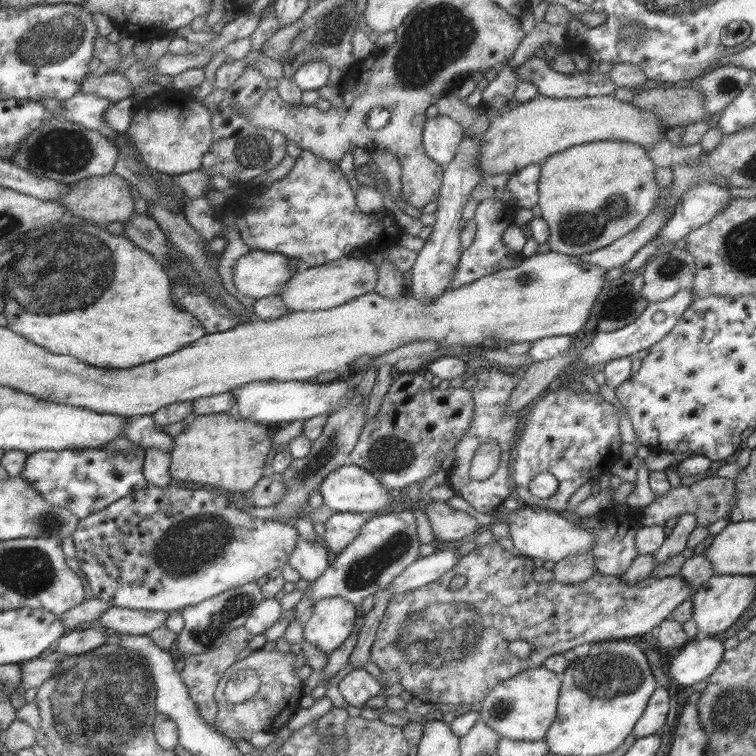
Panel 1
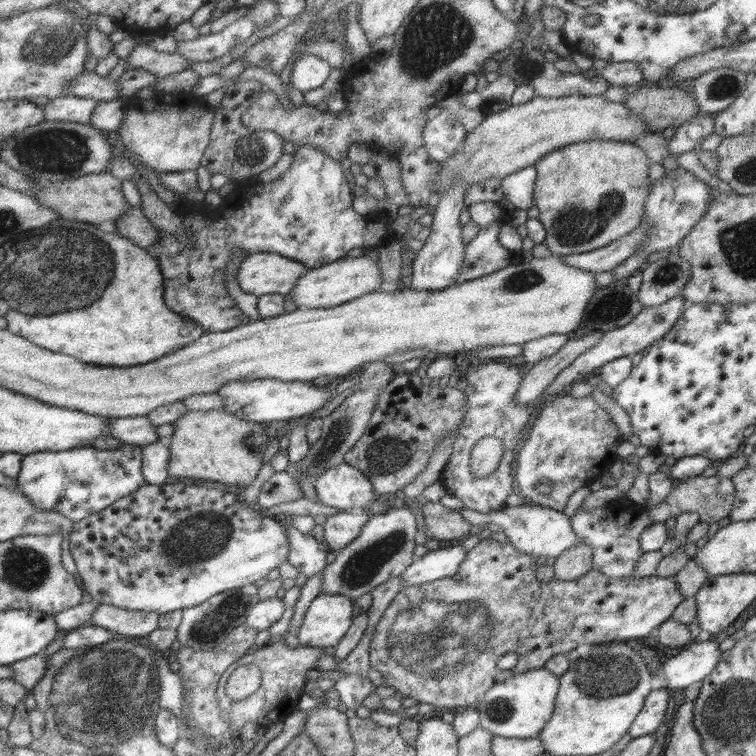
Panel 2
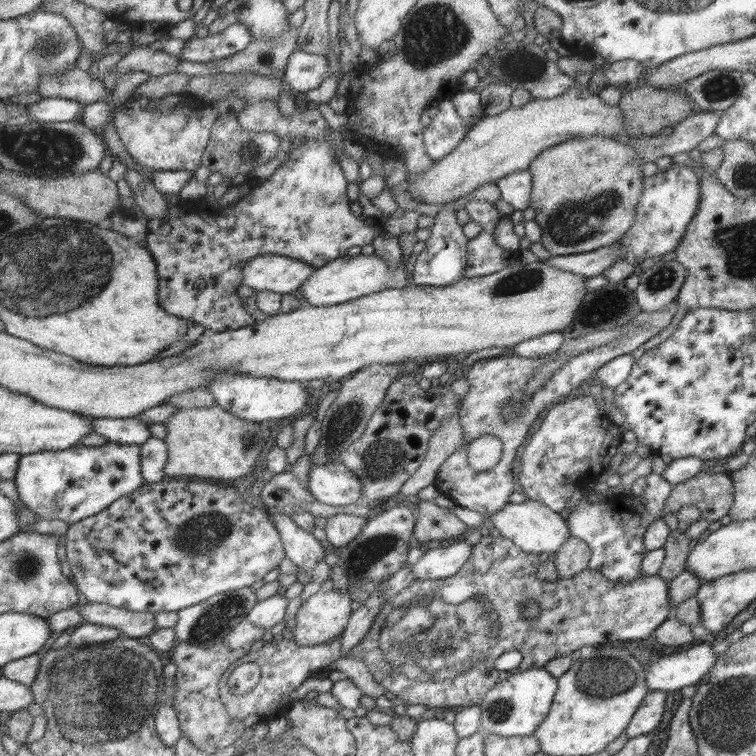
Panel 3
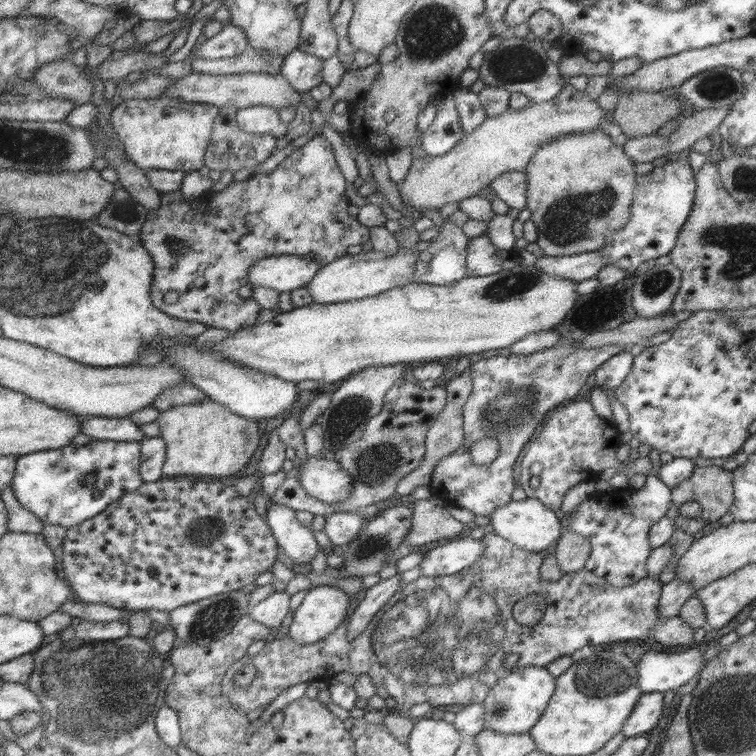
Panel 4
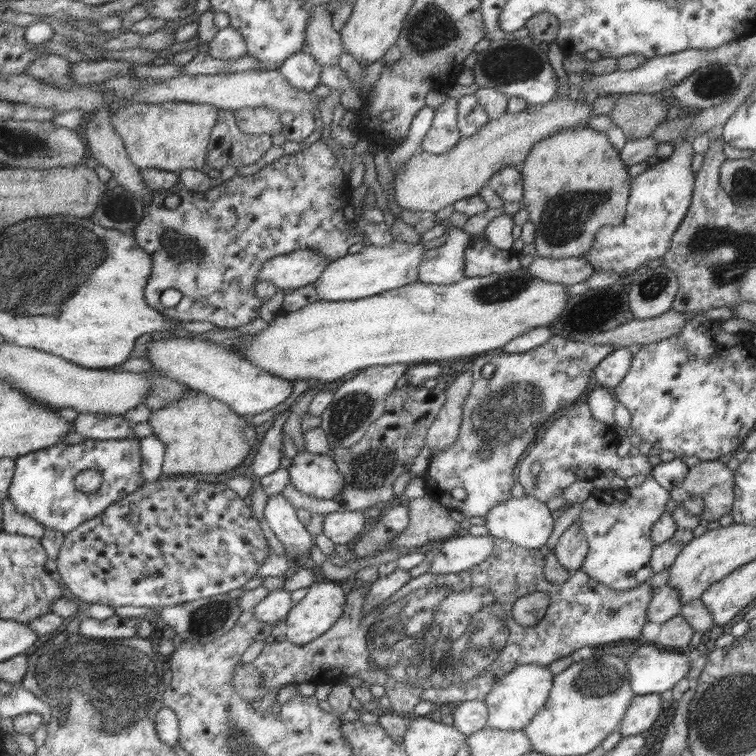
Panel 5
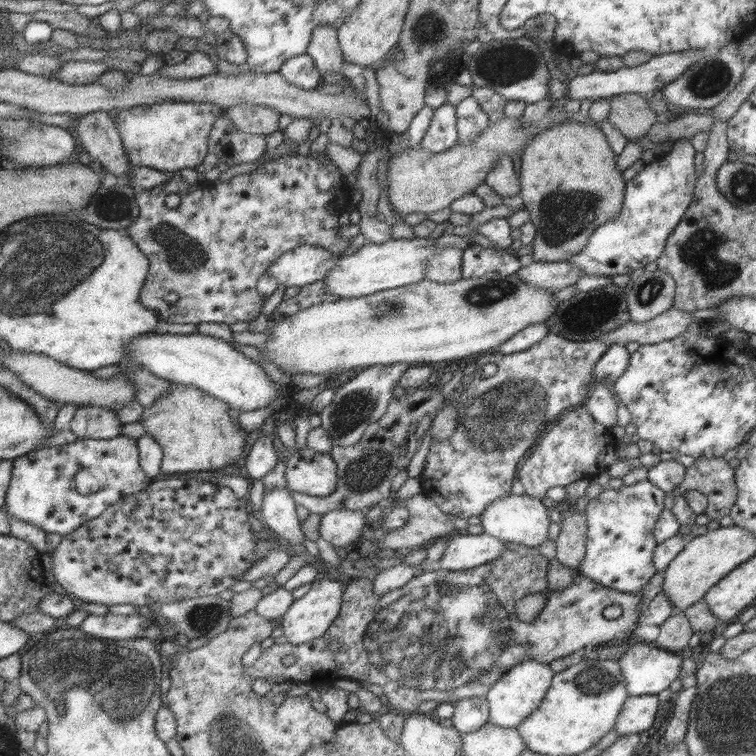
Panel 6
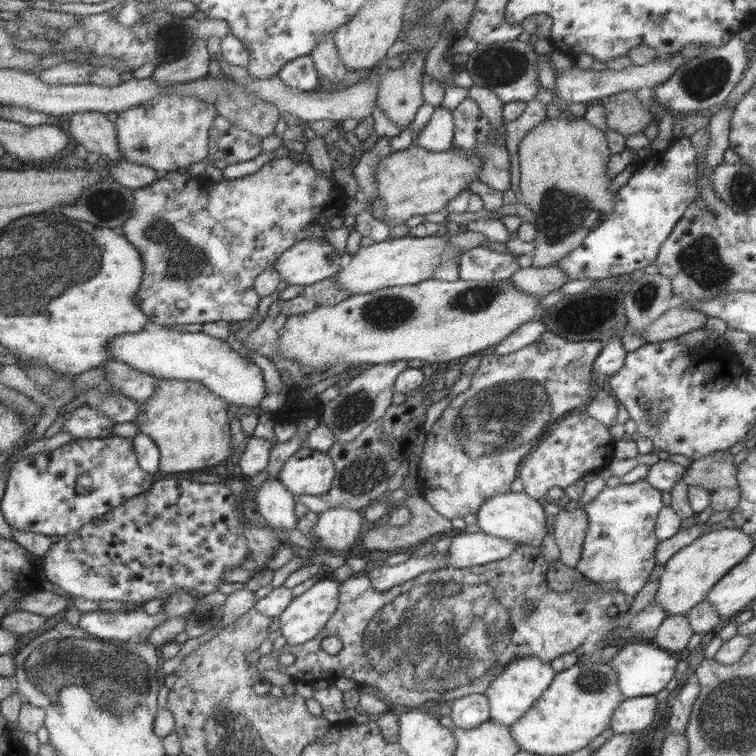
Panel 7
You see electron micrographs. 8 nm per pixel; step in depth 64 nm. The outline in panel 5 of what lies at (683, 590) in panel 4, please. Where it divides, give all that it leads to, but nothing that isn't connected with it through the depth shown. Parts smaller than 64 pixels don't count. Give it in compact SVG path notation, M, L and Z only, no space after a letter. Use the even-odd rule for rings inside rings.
M665 585L653 594L644 614L645 623L660 624L679 614L683 604L674 588Z

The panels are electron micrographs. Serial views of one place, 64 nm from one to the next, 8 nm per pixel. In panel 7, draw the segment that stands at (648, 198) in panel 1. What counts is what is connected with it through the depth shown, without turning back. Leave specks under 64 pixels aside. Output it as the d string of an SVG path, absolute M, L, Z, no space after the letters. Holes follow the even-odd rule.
M565 113L556 118L546 117L527 131L519 142L517 156L521 204L532 211L536 220L536 237L533 240L535 251L530 266L545 268L556 264L610 213L616 192L607 191L613 176L607 176L604 169L611 156L605 138L605 134L588 123L583 116L575 117Z

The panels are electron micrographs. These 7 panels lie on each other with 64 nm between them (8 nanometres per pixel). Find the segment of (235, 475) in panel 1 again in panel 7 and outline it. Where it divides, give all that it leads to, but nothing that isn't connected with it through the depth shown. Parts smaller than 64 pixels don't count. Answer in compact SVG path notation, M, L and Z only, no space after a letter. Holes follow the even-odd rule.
M156 378L153 392L131 420L137 432L150 436L159 449L159 473L184 473L221 462L233 452L229 437L228 402L197 381Z

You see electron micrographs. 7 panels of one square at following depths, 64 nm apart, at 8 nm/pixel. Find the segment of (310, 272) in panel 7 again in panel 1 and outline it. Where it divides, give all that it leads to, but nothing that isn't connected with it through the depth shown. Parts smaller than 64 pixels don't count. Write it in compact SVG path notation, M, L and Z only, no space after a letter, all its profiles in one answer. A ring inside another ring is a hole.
M250 249L233 265L235 290L253 300L279 295L285 283L302 267L294 269L287 259L279 253Z

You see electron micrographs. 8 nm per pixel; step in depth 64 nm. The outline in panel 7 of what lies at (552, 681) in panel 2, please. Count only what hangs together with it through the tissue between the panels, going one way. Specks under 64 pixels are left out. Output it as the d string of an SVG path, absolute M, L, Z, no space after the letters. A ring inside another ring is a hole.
M528 656L512 660L493 677L484 695L488 698L489 718L508 727L513 724L541 696L555 676L552 666L540 658Z

